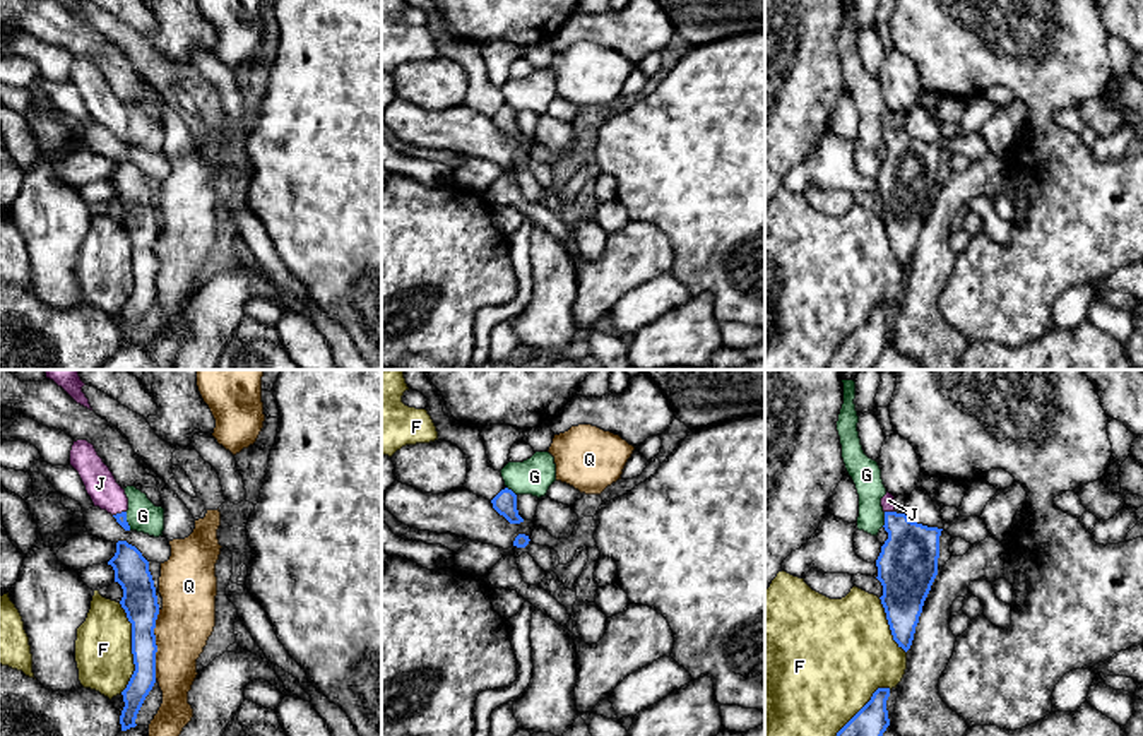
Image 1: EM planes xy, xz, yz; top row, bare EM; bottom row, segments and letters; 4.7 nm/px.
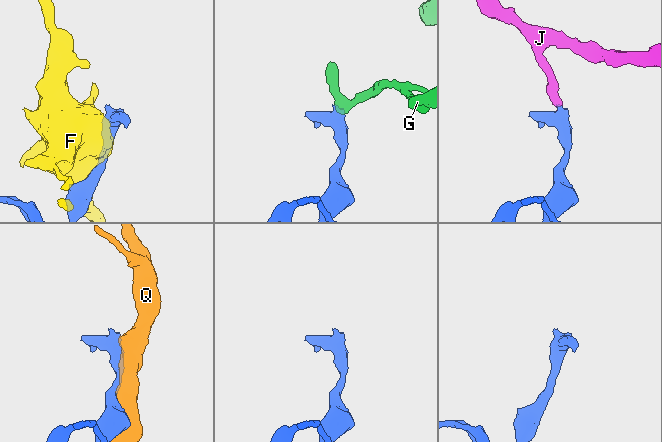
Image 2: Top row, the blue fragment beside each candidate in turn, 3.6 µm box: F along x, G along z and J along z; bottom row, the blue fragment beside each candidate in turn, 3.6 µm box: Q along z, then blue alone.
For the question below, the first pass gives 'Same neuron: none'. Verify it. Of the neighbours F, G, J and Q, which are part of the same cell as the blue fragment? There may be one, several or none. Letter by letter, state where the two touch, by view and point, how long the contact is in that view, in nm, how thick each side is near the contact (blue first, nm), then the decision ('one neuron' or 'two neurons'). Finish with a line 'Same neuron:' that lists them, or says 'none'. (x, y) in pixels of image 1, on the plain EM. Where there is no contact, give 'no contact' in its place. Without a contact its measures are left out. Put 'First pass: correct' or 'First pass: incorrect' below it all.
F: contact xy (132, 264); length 420 nm; calibres 160 and 280 nm; two neurons
G: contact yz (885, 136); length 70 nm; calibres 280 and 140 nm; two neurons
J: contact yz (890, 129); length 50 nm; calibres 280 and 60 nm; one neuron
Q: contact xy (154, 261); length 320 nm; calibres 160 and 260 nm; two neurons
Same neuron: J
First pass: incorrect

